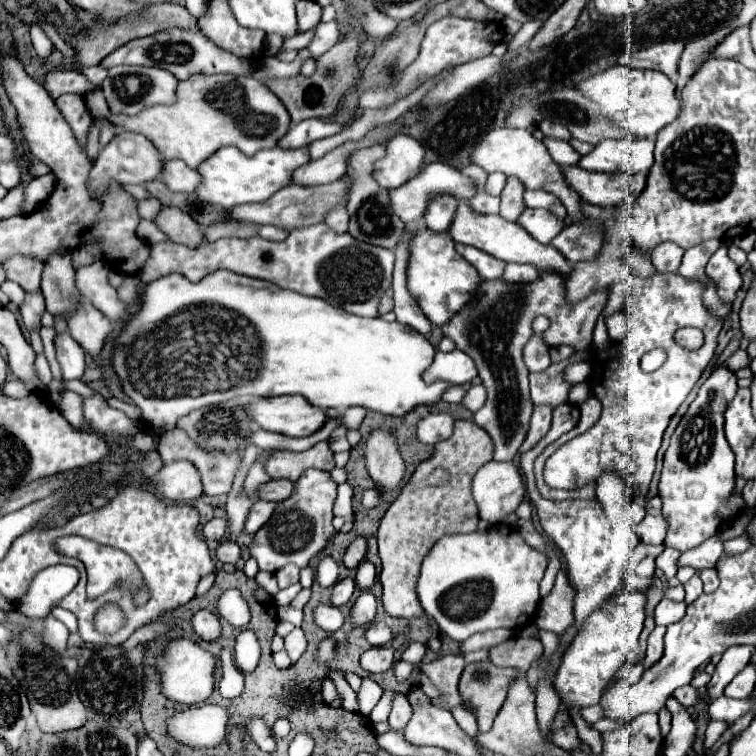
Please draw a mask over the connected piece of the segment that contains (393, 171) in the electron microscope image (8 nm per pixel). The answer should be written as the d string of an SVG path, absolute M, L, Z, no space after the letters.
M394 135L386 143L386 157L376 161L374 179L386 187L396 189L404 185L424 167L424 147L408 135Z

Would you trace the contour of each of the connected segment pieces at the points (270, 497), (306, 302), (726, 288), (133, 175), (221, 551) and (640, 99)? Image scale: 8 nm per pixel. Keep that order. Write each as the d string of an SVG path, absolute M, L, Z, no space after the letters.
M272 479L268 483L262 483L260 489L256 491L256 499L266 499L266 501L284 501L292 495L294 483L282 481L282 479Z
M214 271L198 283L190 283L186 277L182 277L178 273L172 273L172 275L160 277L160 279L152 281L150 285L146 285L146 291L142 295L142 307L140 307L138 313L134 313L130 317L124 331L120 333L120 337L116 341L116 347L114 347L114 361L112 363L114 363L114 371L118 373L118 377L122 381L124 393L142 409L142 423L146 427L150 427L154 433L164 433L168 429L174 429L176 421L180 417L188 415L192 409L206 407L206 405L216 405L216 403L222 403L222 401L228 401L228 399L240 397L240 395L262 395L262 397L302 395L312 405L316 405L320 409L364 407L364 409L370 409L370 411L378 411L382 415L402 417L418 405L438 403L442 399L442 393L452 387L452 385L446 385L446 381L426 383L422 379L422 373L430 367L430 361L434 361L434 353L436 353L436 349L432 347L432 343L426 337L422 337L422 333L414 333L414 329L410 329L406 325L398 325L398 321L388 323L380 317L374 317L374 319L354 317L352 313L346 313L346 309L332 307L330 303L326 303L324 299L318 299L318 297L306 297L306 295L300 295L300 293L294 293L294 291L288 291L288 289L280 289L274 283L244 277L244 275L236 275L232 271Z
M726 241L720 245L720 249L712 255L706 273L716 281L720 295L728 301L734 301L736 291L742 285L742 275L738 273L738 265L728 257L728 247L732 245L732 241Z
M124 131L120 135L116 135L98 155L96 163L93 164L90 171L90 179L88 179L88 189L92 193L102 193L110 181L118 181L122 185L132 183L132 185L144 185L146 181L154 181L160 179L162 173L162 157L158 153L158 149L154 147L154 143L150 139L146 139L140 133L132 133L132 131Z
M222 541L216 547L216 557L222 563L236 563L240 559L240 547L234 541Z
M616 65L612 69L606 69L604 73L584 79L578 89L588 99L592 99L600 107L600 111L610 117L620 129L640 139L654 137L682 113L682 101L676 95L674 83L664 73L652 69L630 69L624 65Z

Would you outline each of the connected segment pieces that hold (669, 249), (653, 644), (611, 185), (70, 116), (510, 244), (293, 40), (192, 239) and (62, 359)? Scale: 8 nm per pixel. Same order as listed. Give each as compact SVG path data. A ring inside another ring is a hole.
M666 241L658 245L658 249L652 251L652 263L660 273L676 273L682 261L684 249L678 249L672 241Z
M656 627L650 637L648 637L648 649L646 649L646 659L644 659L644 667L654 665L660 657L662 657L662 637L666 633L666 627Z
M574 165L564 167L564 175L568 185L576 189L586 203L600 207L622 205L630 199L634 201L646 187L646 173L592 173Z
M68 93L68 95L62 95L56 99L56 105L58 109L62 111L64 119L68 121L68 125L72 127L74 135L78 137L78 141L82 145L86 145L86 131L88 127L92 125L92 115L90 111L86 109L86 103L80 95L74 95L74 93Z
M460 201L454 223L450 227L450 235L454 241L482 249L482 251L490 253L492 257L502 259L504 263L530 263L538 269L538 273L558 273L562 277L568 277L572 271L572 265L566 261L566 257L562 257L562 253L558 249L554 249L552 245L542 245L542 243L534 241L534 237L530 237L530 233L526 233L526 229L522 229L518 223L506 221L500 215L478 215L478 213L470 211L468 201Z
M306 31L306 33L298 33L298 35L294 35L294 37L290 37L290 39L286 39L282 45L282 50L300 50L308 45L310 45L310 41L314 39L314 31Z
M164 207L158 217L156 217L156 225L170 237L170 241L174 243L182 243L186 247L196 247L200 243L204 243L204 233L202 227L186 213L182 213L176 207Z
M56 335L56 355L58 355L58 363L62 367L62 375L64 379L82 379L84 375L84 349L68 335Z

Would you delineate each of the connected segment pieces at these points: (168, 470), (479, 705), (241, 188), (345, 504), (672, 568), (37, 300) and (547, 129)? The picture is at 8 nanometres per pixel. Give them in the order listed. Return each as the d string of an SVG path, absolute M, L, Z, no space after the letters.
M174 461L162 467L152 477L150 483L162 497L176 501L176 503L202 495L202 483L200 483L198 469L188 461Z
M490 661L468 663L460 677L462 703L474 711L478 721L478 731L488 731L498 715L510 681L518 677L516 669L496 667Z
M222 147L216 151L212 157L208 157L200 167L198 173L204 177L202 185L196 189L196 195L202 201L222 205L224 209L230 209L234 205L242 203L256 203L256 201L266 201L270 199L278 189L286 187L292 183L292 175L298 167L306 165L310 161L308 147L300 149L266 149L256 153L254 157L246 157L240 149L236 147Z
M348 483L338 485L338 497L334 503L334 515L342 515L346 519L352 517L352 487Z
M664 547L664 551L656 557L656 567L664 571L666 579L672 579L676 575L676 561L680 557L680 551L676 549L670 549L670 547Z
M26 293L26 301L20 307L20 313L22 313L22 321L28 331L40 331L40 327L42 327L40 319L42 319L44 311L46 311L46 307L44 307L42 293Z
M542 121L540 125L538 125L538 129L544 135L548 135L548 137L556 137L556 139L564 139L564 141L568 141L572 135L568 128L561 123L552 123L552 121Z

